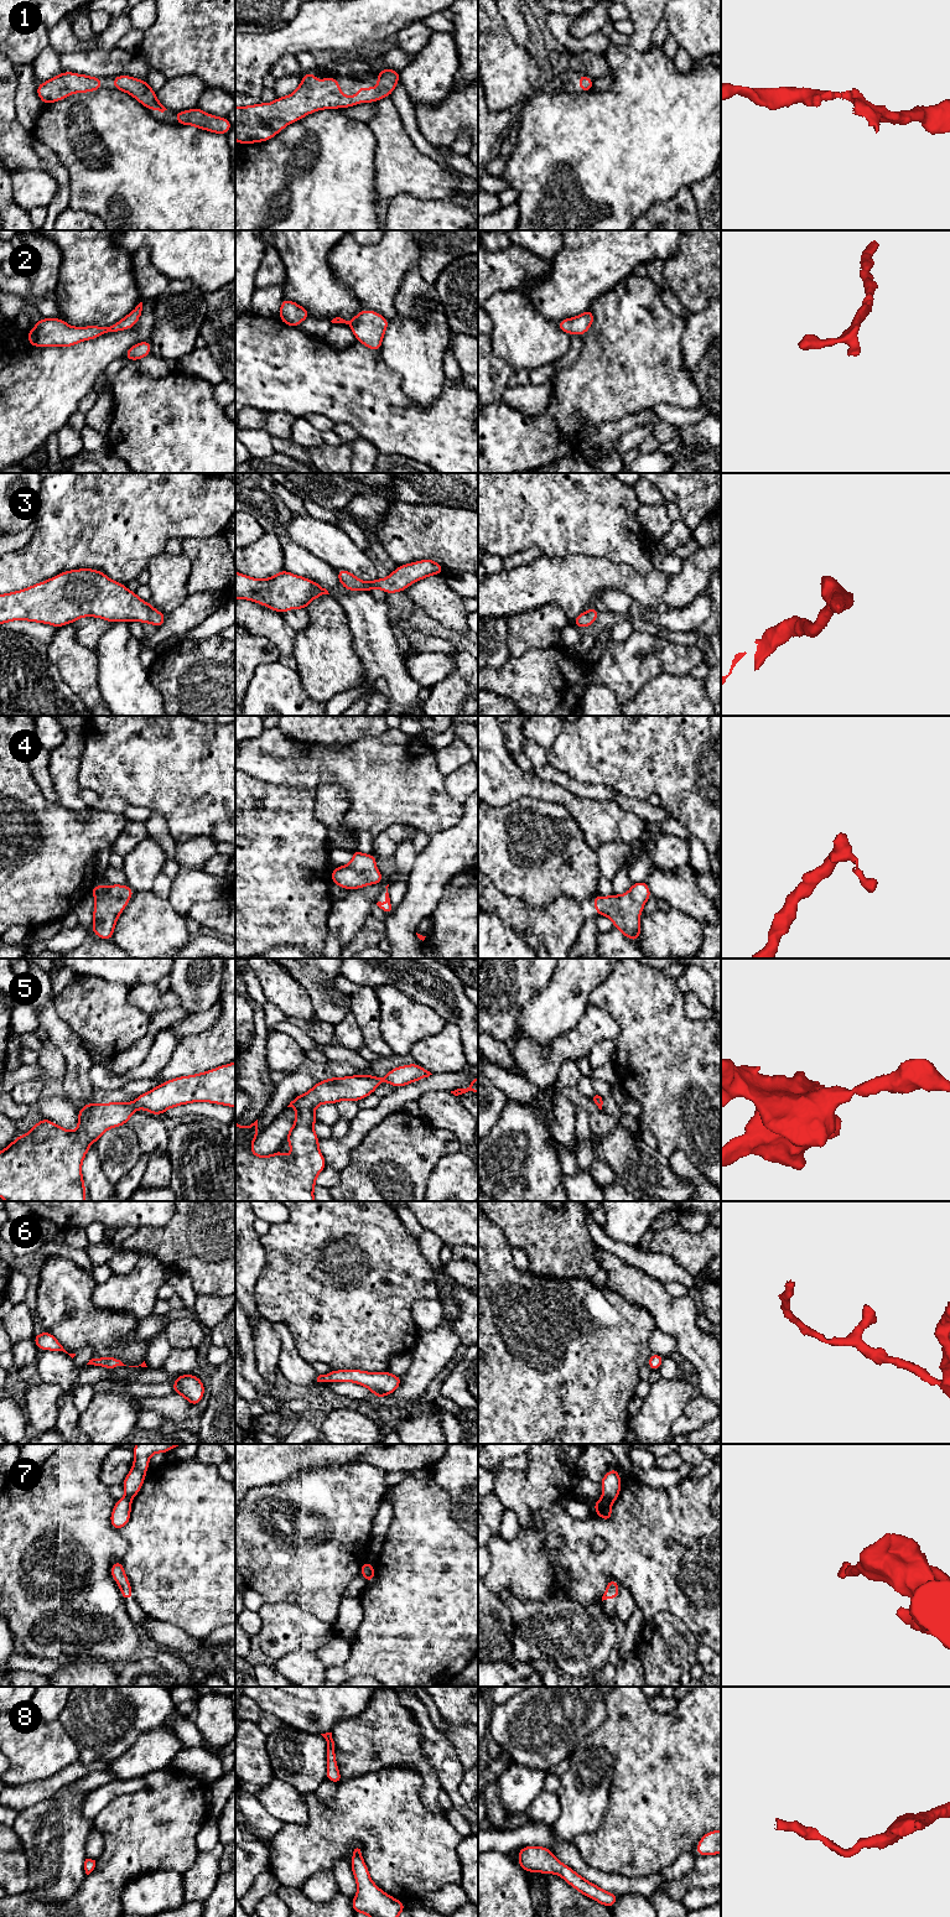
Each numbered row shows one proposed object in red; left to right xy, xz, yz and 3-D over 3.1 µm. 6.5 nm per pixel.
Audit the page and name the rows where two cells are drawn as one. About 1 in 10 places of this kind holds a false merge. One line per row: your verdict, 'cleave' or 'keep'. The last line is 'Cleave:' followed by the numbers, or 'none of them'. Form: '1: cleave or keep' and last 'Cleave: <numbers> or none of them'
1: keep
2: keep
3: keep
4: keep
5: keep
6: keep
7: cleave
8: keep
Cleave: 7

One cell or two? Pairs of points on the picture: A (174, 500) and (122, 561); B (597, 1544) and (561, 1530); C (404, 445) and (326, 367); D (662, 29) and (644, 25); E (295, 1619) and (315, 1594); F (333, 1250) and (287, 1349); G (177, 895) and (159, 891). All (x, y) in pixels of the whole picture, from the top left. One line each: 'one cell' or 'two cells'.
A: one cell
B: two cells
C: one cell
D: two cells
E: two cells
F: two cells
G: two cells

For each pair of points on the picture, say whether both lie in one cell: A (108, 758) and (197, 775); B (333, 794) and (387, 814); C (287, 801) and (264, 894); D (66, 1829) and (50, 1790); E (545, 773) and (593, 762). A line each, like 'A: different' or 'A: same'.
A: same
B: different
C: same
D: different
E: different

